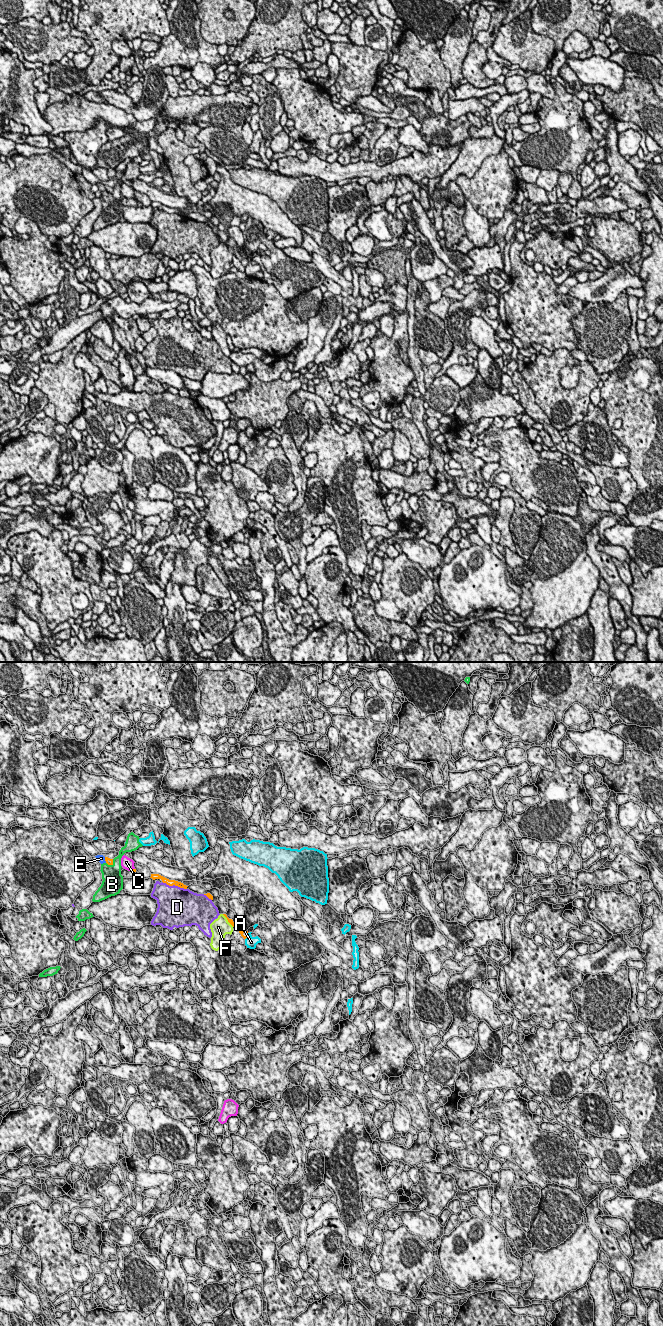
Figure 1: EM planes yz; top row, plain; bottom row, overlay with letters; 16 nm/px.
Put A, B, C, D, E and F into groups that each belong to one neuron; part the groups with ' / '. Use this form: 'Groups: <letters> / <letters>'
Groups: A / B / C / D / E / F

